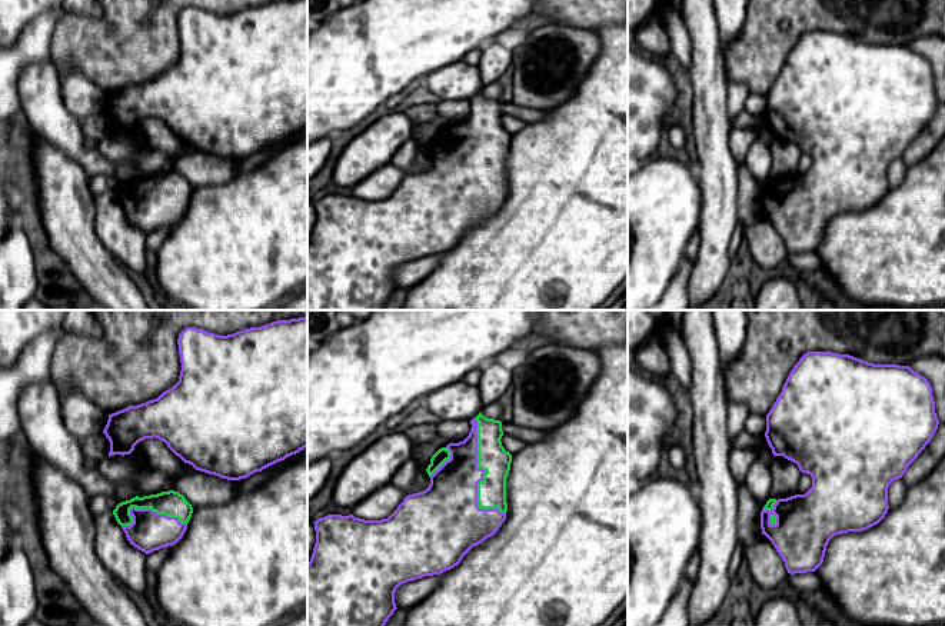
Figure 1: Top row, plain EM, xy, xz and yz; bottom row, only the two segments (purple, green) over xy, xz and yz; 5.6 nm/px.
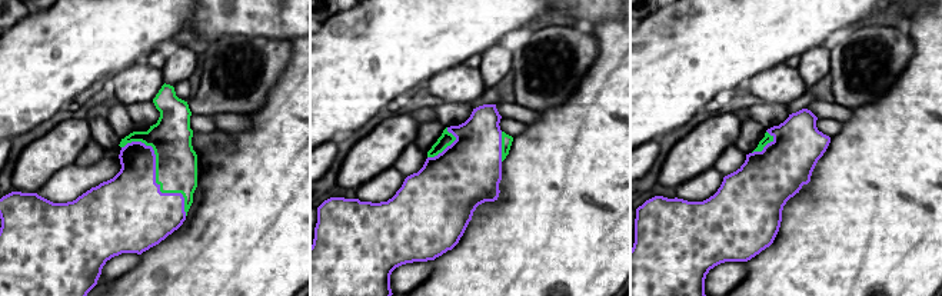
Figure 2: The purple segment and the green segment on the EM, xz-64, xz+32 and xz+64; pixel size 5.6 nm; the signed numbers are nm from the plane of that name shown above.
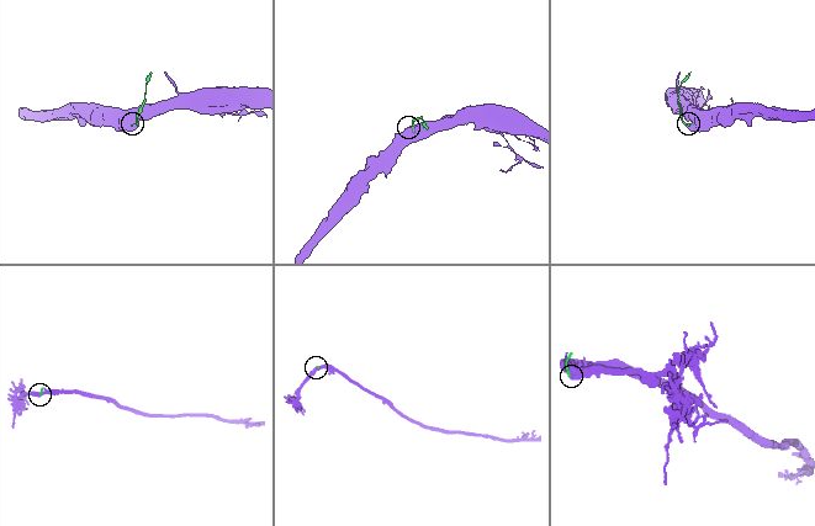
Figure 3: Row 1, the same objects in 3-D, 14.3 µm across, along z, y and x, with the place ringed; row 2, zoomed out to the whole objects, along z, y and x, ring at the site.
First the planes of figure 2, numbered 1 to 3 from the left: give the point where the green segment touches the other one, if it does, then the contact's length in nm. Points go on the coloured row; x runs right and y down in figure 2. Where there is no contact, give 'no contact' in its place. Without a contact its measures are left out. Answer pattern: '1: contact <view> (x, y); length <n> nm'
1: contact xz-64 (155, 175); length 550 nm
2: contact xz+32 (448, 146); length 200 nm
3: contact xz+64 (764, 148); length 160 nm

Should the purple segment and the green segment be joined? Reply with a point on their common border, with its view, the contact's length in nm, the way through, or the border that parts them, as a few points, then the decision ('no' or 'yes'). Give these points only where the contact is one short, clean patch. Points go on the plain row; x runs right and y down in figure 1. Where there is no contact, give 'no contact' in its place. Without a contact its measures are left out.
meets purple in xz at (483, 153); contact 550 nm long; yes

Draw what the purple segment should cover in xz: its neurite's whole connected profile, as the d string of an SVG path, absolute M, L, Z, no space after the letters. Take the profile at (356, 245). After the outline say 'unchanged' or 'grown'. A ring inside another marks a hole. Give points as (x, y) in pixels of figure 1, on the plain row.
M480 91L470 104L463 121L449 123L432 136L426 149L429 167L406 176L387 199L327 194L313 202L316 223L307 243L307 310L383 310L397 289L395 272L400 264L453 249L473 226L499 210L506 200L506 157L512 134L502 126L500 100L488 99Z; grown

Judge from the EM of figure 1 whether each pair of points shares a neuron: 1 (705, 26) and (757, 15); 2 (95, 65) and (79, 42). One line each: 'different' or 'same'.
1: different
2: same

